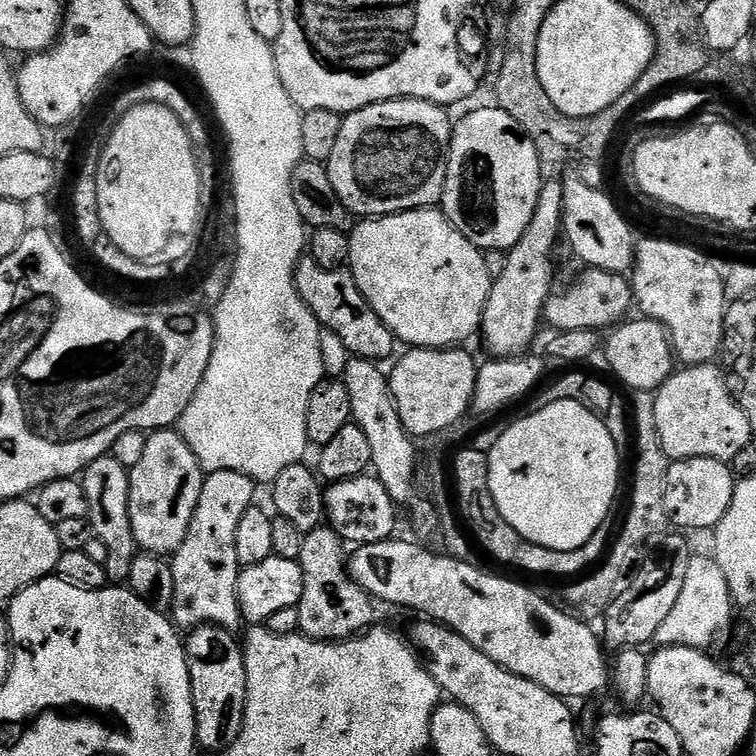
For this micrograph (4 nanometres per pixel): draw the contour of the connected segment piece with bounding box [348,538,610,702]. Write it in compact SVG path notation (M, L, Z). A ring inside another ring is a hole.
M393 538L391 540L383 540L382 542L374 542L373 544L361 544L355 549L356 553L351 553L348 562L348 573L354 578L354 582L358 586L362 586L362 590L366 590L368 595L377 601L385 600L388 604L397 604L400 608L413 608L414 611L420 612L421 617L435 620L441 624L447 624L458 634L462 634L462 638L466 638L466 642L470 642L470 646L478 646L478 650L482 650L482 654L486 654L486 658L490 658L490 662L498 662L498 666L502 666L510 674L518 674L522 678L526 678L530 682L534 682L538 686L542 686L546 690L550 690L556 696L563 696L569 701L575 702L583 696L596 696L610 684L610 660L604 657L606 653L605 645L602 643L601 637L591 628L591 623L585 622L579 615L573 614L571 611L565 610L559 603L551 604L546 597L540 592L535 592L532 588L527 588L524 584L519 584L516 580L507 580L504 576L495 576L492 572L483 572L476 562L467 564L458 561L447 554L439 554L431 552L428 548L419 548L416 544L411 544L408 540L400 540L401 538Z

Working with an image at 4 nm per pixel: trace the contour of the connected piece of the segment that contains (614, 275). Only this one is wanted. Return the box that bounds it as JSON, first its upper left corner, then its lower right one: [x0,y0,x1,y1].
[543,267,634,332]

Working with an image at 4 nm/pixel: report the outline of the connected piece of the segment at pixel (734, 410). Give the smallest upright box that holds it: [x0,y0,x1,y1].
[654,364,750,462]

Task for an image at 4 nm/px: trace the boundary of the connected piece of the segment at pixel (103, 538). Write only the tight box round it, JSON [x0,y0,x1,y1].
[82,454,138,582]

